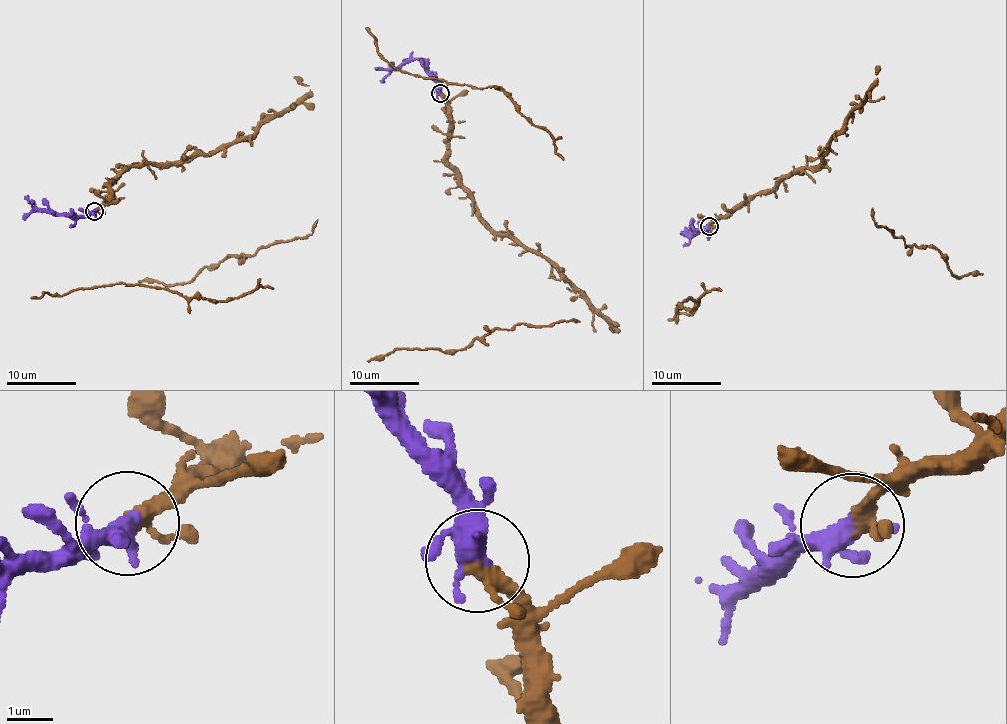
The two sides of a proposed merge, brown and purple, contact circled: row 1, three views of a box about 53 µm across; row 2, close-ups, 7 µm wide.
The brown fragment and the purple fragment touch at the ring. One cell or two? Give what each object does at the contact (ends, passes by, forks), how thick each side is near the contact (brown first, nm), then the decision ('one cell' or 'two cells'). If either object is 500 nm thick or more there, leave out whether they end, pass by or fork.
brown passes by; purple passes by; 280 nm thick on the brown side, 400 nm on the other; one cell

